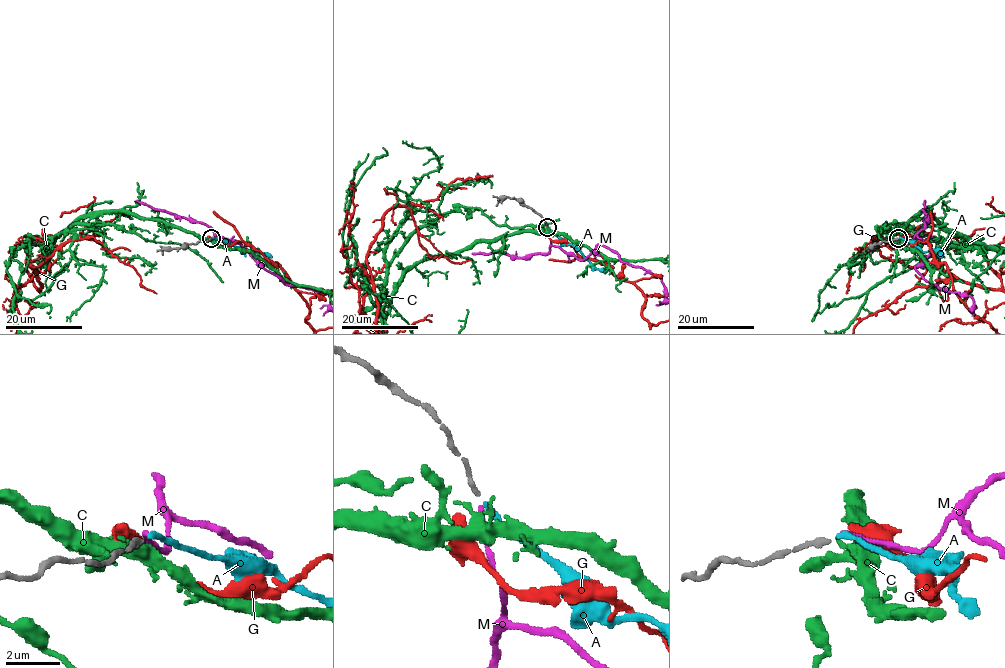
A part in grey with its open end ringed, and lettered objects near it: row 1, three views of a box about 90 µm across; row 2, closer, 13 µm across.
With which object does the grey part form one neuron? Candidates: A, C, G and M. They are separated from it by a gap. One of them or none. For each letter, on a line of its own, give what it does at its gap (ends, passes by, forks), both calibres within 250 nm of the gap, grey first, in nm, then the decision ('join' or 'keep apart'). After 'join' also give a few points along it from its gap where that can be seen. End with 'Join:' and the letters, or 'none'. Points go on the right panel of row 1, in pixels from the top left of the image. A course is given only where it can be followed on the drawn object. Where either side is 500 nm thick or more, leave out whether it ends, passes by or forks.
A: it ends there; 180 nm thick on the grey side, 200 nm on the other; keep apart
C: it ends there; 180 nm thick on the grey side, 280 nm on the other; keep apart
G: 180 nm thick on the grey side, 500 nm on the other; keep apart
M: it ends there; 180 nm thick on the grey side, 190 nm on the other; join
Join: M

